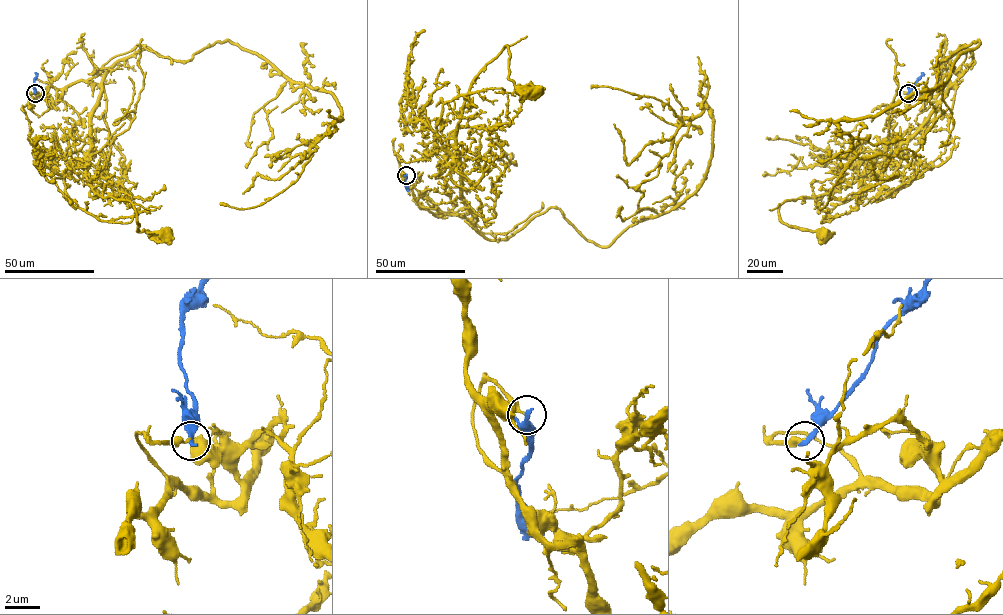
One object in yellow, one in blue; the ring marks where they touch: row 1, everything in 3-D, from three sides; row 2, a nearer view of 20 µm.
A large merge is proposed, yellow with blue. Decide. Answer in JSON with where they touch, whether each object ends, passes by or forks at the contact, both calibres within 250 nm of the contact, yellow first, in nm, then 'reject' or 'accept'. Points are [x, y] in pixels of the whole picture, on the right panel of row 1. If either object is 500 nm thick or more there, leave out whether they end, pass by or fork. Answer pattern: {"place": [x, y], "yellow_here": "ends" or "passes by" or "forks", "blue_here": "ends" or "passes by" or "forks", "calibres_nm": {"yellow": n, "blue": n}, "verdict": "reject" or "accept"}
{"place": [908, 93], "yellow_here": "ends", "blue_here": "ends", "calibres_nm": {"yellow": 220, "blue": 280}, "verdict": "reject"}

